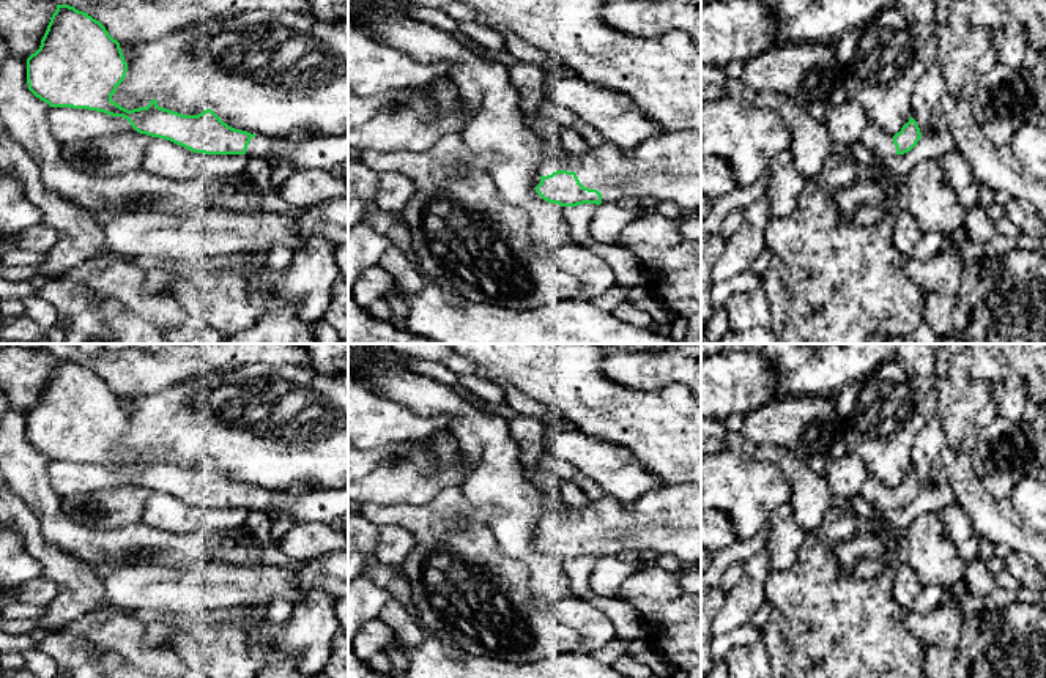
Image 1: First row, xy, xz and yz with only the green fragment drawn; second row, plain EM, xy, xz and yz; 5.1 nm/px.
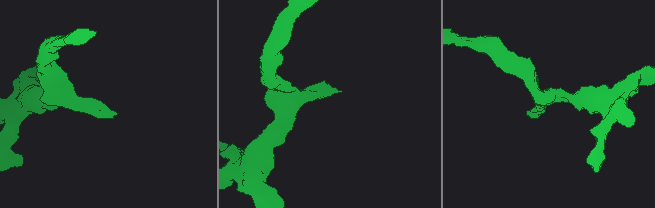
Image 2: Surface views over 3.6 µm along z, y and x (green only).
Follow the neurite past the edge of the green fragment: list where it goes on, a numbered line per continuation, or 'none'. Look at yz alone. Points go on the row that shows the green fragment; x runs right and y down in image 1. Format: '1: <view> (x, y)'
1: yz (876, 141)

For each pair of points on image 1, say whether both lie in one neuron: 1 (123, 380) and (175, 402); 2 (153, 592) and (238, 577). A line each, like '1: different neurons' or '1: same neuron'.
1: different neurons
2: same neuron

